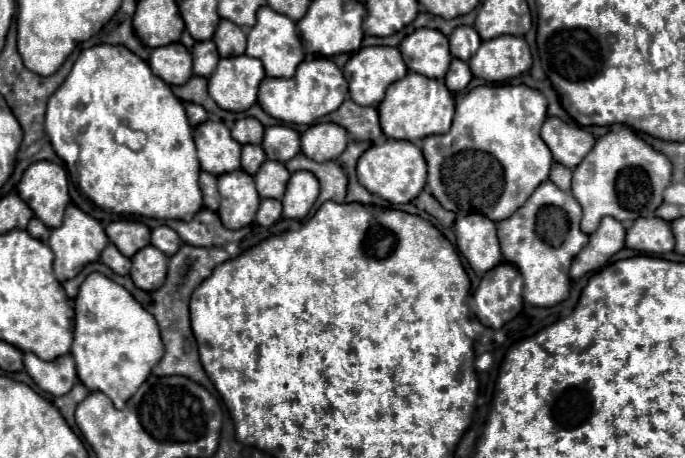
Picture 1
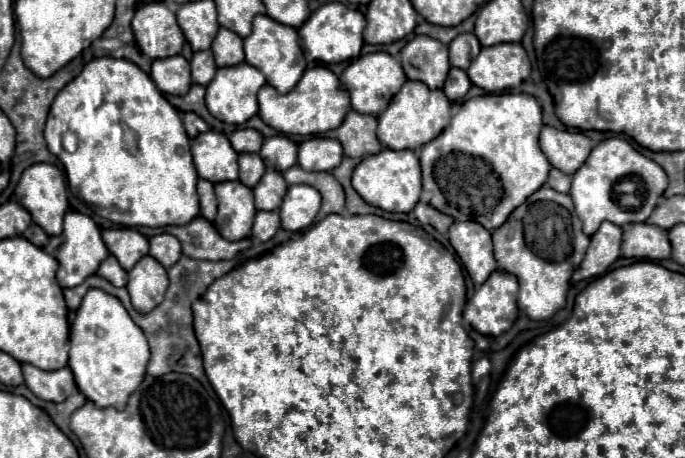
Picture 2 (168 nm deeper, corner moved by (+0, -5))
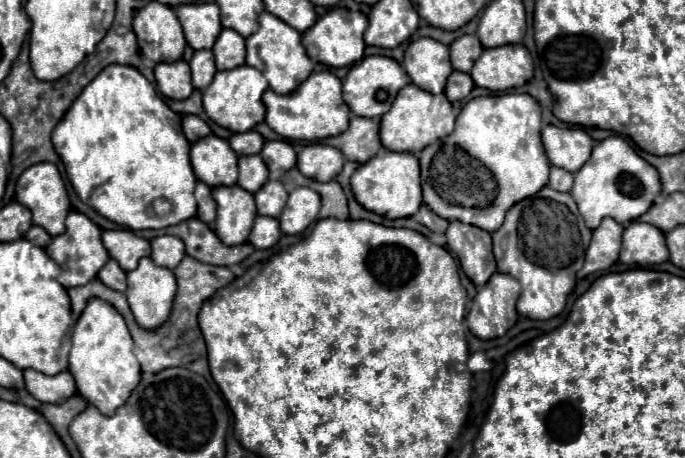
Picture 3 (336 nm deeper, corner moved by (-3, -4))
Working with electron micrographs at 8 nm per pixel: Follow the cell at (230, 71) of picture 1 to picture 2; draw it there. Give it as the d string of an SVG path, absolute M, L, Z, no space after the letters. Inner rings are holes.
M248 63L222 67L222 69L216 71L216 77L206 87L206 107L216 119L220 119L224 123L242 125L242 123L246 123L250 117L254 117L258 113L256 93L264 83L266 83L264 75L256 67L252 67Z

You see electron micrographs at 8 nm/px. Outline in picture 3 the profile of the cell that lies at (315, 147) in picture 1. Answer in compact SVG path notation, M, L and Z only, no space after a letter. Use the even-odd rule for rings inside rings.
M309 144L297 156L297 168L303 176L327 182L333 180L345 164L343 154L337 148L325 144Z

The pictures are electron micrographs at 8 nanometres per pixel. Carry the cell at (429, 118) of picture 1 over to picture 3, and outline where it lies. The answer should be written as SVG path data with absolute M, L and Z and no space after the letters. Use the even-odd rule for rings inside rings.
M407 84L399 90L399 96L395 98L395 104L387 114L381 118L381 144L387 150L393 152L421 152L427 144L435 144L435 140L441 140L443 136L449 136L453 132L453 106L445 98L445 94L431 94L421 90L415 84Z

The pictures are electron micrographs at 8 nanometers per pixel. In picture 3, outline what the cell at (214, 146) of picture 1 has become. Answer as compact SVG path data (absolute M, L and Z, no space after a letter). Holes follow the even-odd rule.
M215 134L191 146L191 166L197 180L205 182L209 188L237 182L237 156L231 152L229 144Z

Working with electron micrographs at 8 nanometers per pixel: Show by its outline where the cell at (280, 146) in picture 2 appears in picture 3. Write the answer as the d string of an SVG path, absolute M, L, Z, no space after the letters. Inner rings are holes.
M285 140L265 142L261 156L271 172L273 170L291 170L291 168L295 168L295 162L297 162L297 154L295 154L293 146Z

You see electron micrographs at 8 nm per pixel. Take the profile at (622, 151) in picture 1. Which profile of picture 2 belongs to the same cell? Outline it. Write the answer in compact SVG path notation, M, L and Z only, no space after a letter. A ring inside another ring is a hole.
M612 137L598 143L584 165L572 175L570 197L576 215L584 223L584 233L590 237L602 221L612 221L614 225L646 221L666 187L668 175L656 161L638 153L626 139Z

